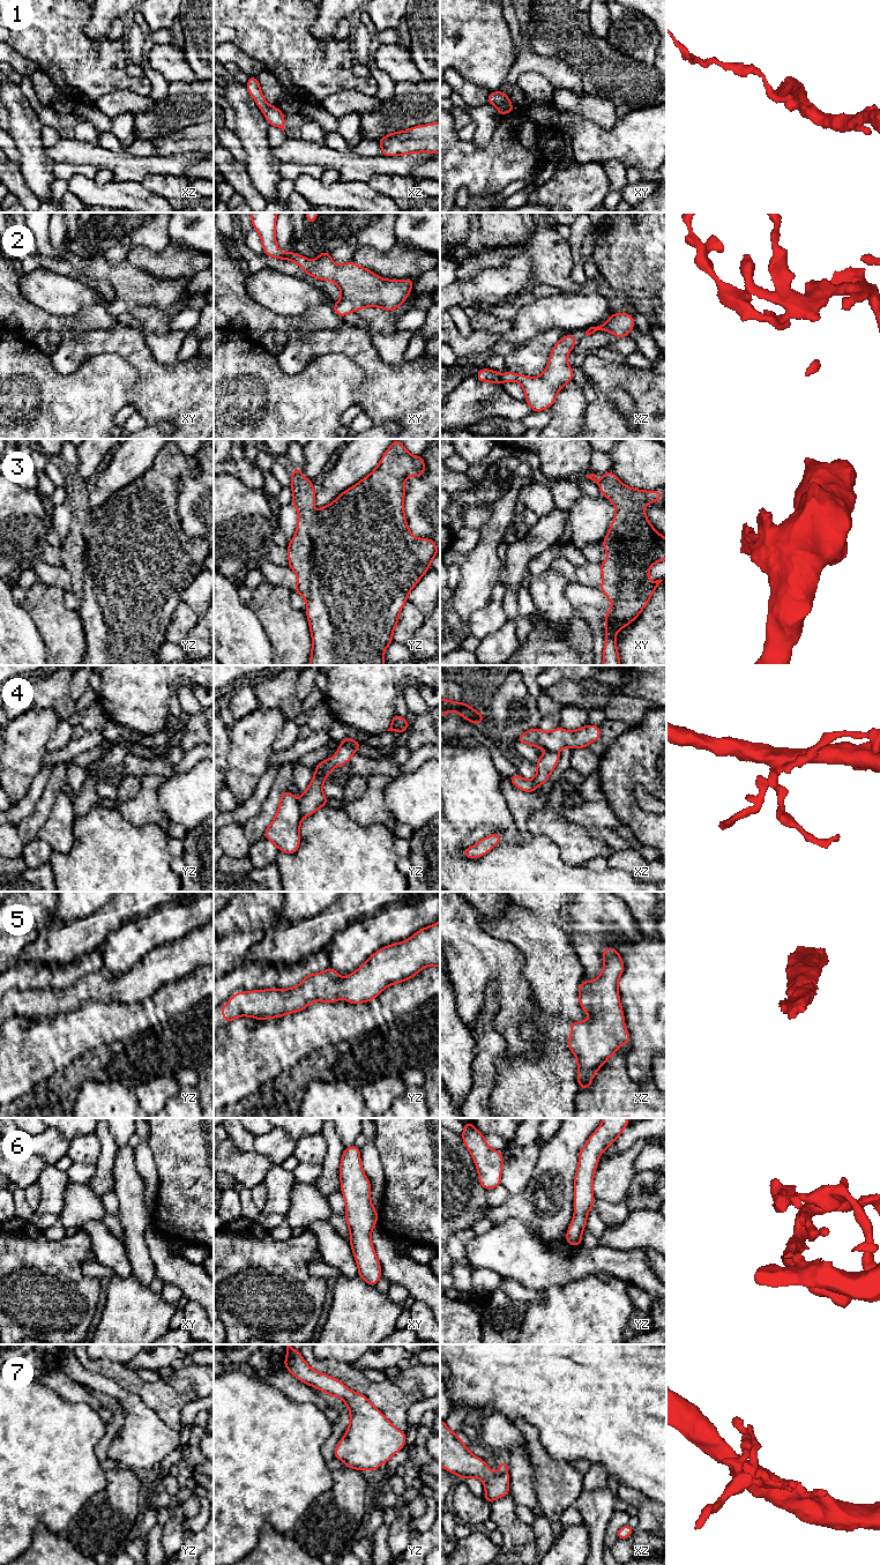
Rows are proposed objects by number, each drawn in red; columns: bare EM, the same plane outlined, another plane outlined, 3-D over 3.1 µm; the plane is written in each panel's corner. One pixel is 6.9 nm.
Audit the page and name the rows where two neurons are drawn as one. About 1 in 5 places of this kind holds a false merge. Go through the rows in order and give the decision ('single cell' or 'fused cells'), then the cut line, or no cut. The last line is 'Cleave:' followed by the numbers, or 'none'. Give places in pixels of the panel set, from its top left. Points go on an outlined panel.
1: single cell; no cut
2: single cell; no cut
3: single cell; no cut
4: fused cells; cut in yz along (299, 802), (299, 809), (304, 817)
5: single cell; no cut
6: single cell; no cut
7: single cell; no cut
Cleave: 4

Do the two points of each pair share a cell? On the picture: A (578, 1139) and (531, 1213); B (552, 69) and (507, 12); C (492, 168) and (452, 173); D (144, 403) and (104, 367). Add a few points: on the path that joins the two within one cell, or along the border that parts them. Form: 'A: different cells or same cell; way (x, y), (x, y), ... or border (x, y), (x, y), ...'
A: same cell; way (559, 1157), (550, 1194)
B: same cell; way (536, 62), (523, 50), (514, 28)
C: same cell; way (482, 169), (462, 169)
D: different cells; border (129, 363), (138, 382), (128, 403)

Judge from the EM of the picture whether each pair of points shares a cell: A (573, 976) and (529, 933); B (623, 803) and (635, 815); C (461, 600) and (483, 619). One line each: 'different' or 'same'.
A: same
B: same
C: different

